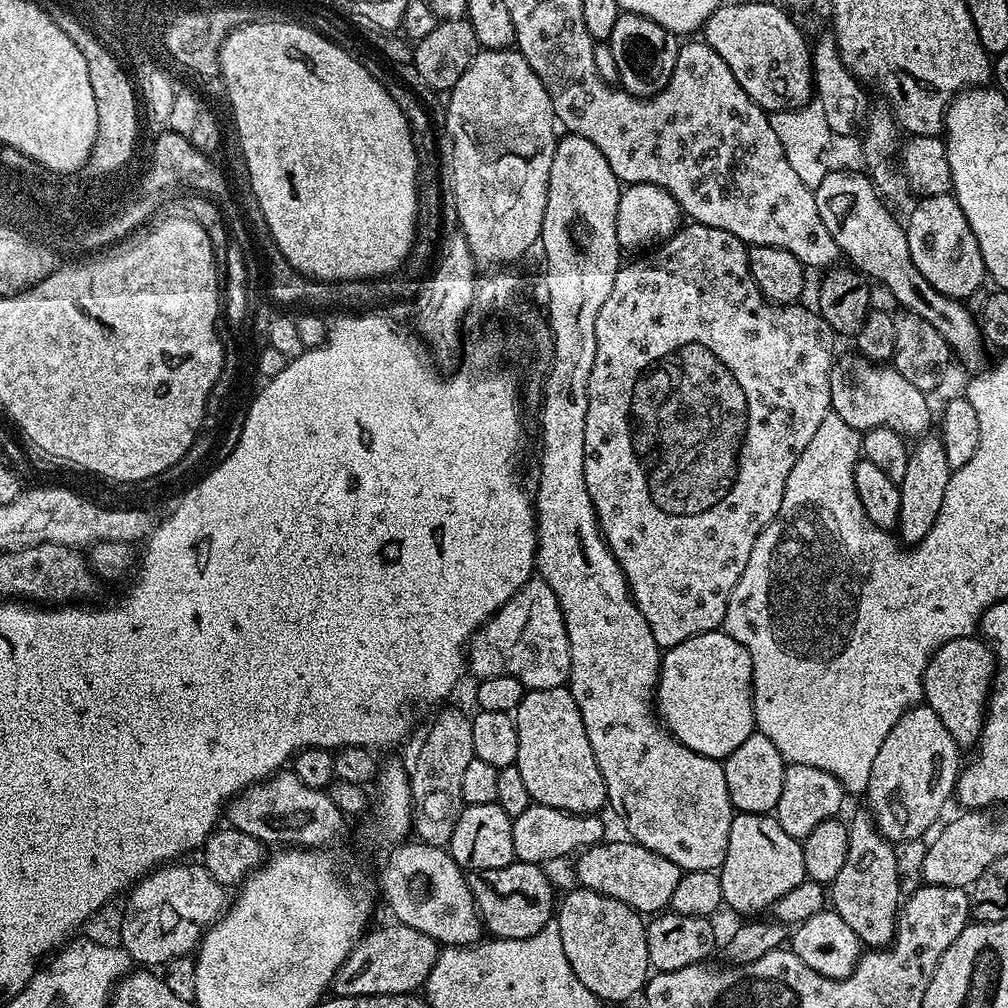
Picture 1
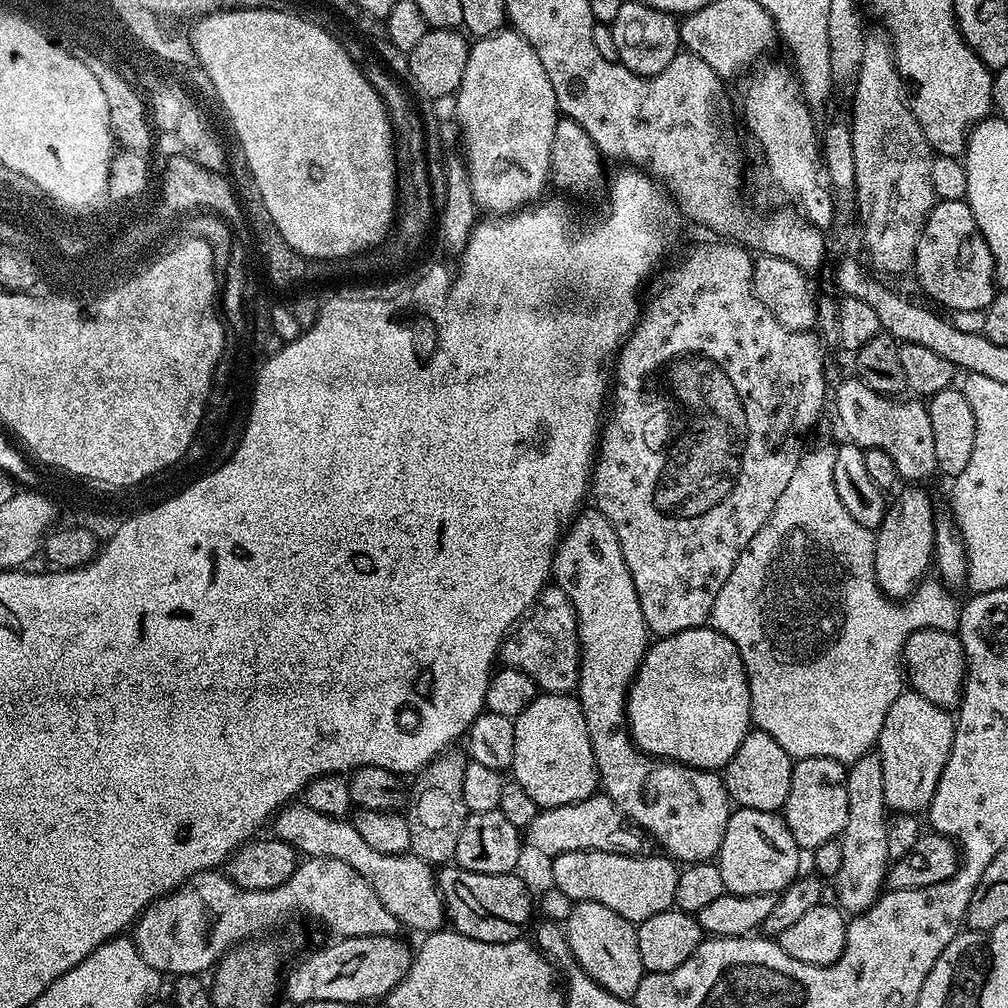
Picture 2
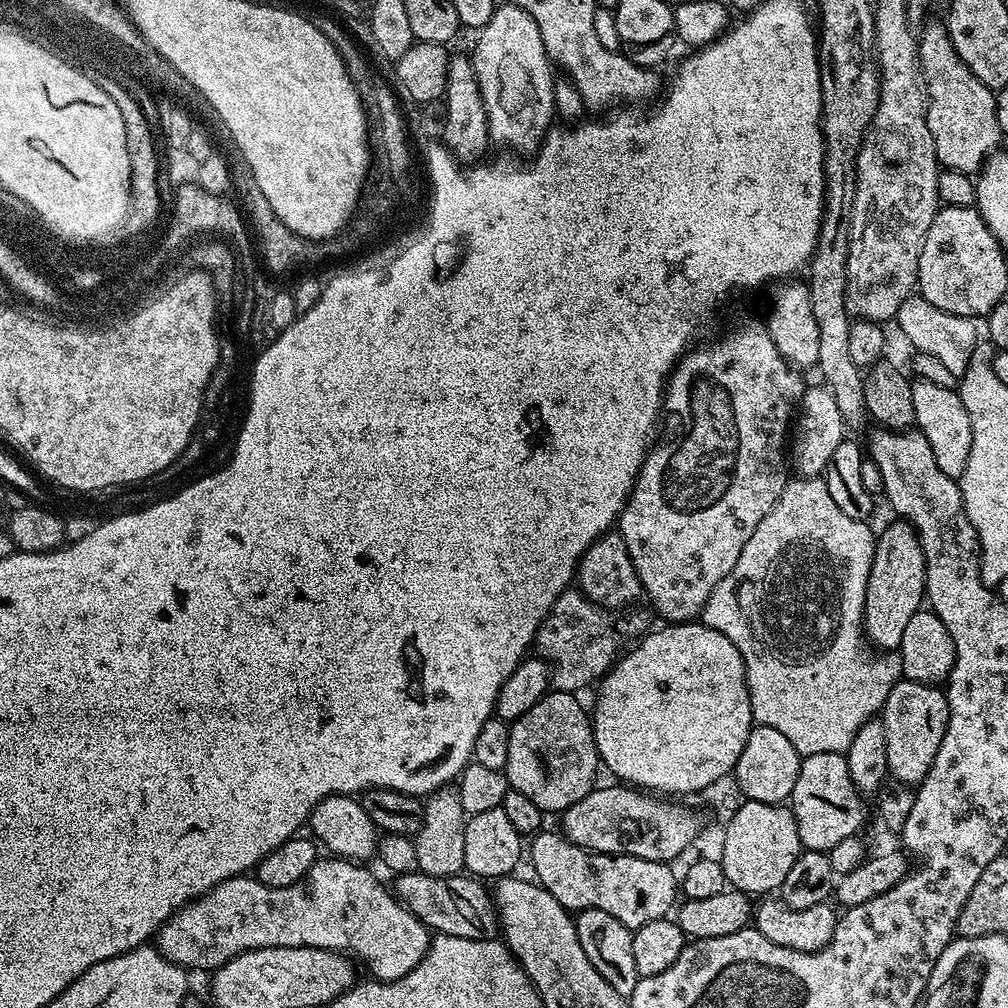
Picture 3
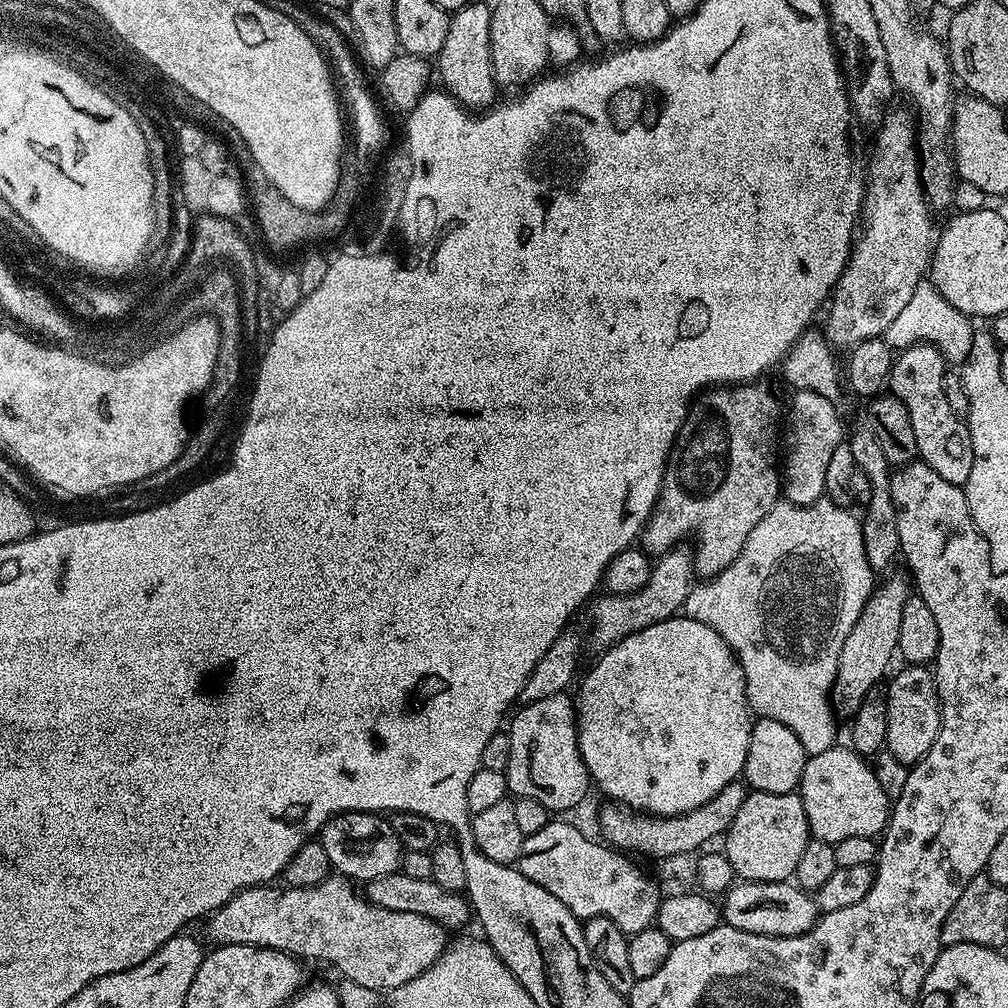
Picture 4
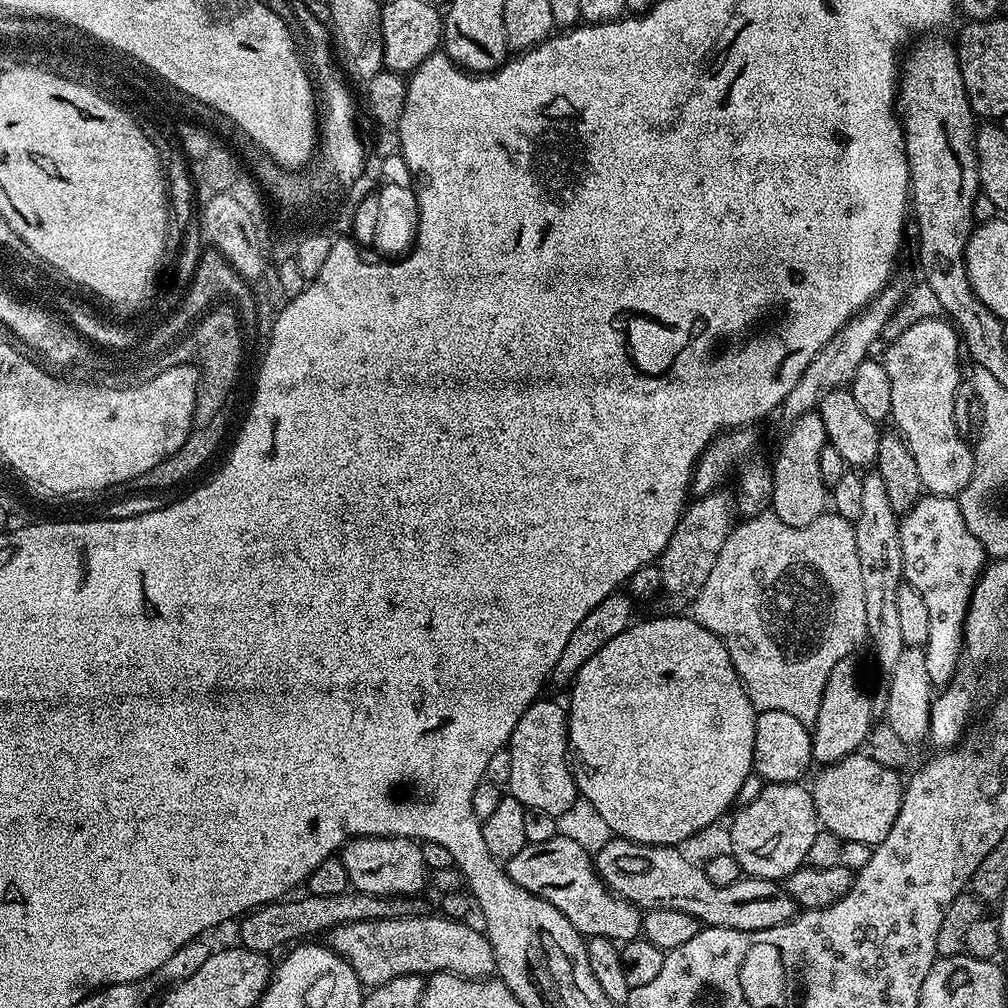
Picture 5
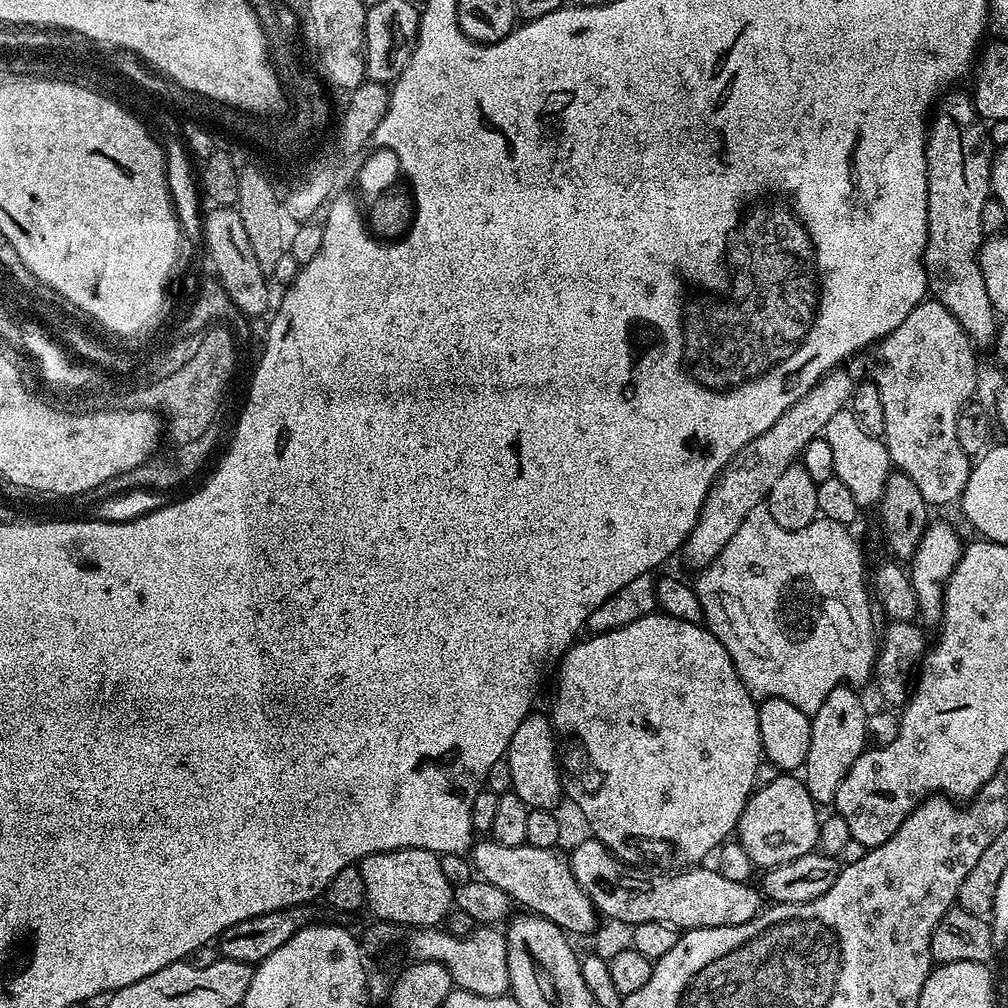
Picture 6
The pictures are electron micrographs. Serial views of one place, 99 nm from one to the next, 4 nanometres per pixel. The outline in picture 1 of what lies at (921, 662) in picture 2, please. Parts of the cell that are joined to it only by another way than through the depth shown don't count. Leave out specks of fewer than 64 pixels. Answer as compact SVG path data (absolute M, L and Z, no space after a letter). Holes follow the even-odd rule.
M975 635L954 638L946 642L932 657L924 671L923 703L942 718L942 726L950 730L950 738L968 750L975 745L984 714L988 707L990 681L994 675L994 657L991 648Z

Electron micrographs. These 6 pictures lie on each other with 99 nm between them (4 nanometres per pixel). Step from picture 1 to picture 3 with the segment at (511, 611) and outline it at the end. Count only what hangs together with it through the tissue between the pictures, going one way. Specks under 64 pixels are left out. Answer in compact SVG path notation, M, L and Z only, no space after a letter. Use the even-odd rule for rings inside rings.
M565 590L554 602L550 614L536 632L534 648L539 659L547 660L550 684L555 691L580 694L583 688L597 683L621 655L624 632L628 624L616 621L611 611L588 599L579 590Z

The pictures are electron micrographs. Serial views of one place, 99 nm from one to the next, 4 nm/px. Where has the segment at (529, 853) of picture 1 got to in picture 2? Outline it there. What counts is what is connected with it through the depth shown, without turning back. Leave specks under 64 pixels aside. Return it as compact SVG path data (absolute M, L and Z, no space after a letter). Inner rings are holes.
M593 794L566 806L541 809L524 830L524 838L528 844L553 858L570 852L597 851L637 855L649 851L649 841L645 835L630 825L617 805L603 794Z

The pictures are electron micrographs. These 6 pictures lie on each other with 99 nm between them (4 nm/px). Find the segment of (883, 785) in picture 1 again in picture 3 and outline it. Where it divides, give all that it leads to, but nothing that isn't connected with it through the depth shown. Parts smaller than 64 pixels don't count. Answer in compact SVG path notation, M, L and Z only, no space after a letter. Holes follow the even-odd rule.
M897 679L884 703L882 719L886 726L889 777L898 783L919 786L926 778L934 762L934 754L938 754L938 746L942 746L942 738L946 734L948 698L945 689L913 680Z

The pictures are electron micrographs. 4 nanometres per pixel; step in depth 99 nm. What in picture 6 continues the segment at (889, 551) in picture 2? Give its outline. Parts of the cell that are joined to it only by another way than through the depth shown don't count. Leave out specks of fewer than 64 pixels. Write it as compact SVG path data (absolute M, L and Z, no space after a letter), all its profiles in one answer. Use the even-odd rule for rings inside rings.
M841 686L826 694L826 702L811 713L812 733L810 734L810 754L802 769L805 786L810 790L812 799L817 805L831 805L838 794L838 786L842 786L842 778L854 766L858 757L866 751L869 743L867 720L869 709L864 709L855 687Z

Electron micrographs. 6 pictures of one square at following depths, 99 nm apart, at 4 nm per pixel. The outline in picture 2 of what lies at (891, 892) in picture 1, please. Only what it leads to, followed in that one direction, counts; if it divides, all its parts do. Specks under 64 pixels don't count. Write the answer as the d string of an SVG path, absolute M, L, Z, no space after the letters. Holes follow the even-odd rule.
M869 754L858 758L847 769L846 802L848 817L846 826L838 837L842 850L842 866L834 878L839 907L848 914L868 911L879 900L886 888L890 857L887 852L887 826L890 809L884 802L882 786L882 762L879 755Z

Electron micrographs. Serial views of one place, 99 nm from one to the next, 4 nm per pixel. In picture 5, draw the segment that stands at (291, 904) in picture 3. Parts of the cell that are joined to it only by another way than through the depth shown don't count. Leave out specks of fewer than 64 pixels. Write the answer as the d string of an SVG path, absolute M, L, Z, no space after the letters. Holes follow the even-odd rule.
M424 915L343 924L327 933L326 944L350 962L365 986L385 984L399 976L427 978L434 972L453 972L455 976L466 976L470 980L488 978L495 973L496 955L479 927L471 928L444 916Z

